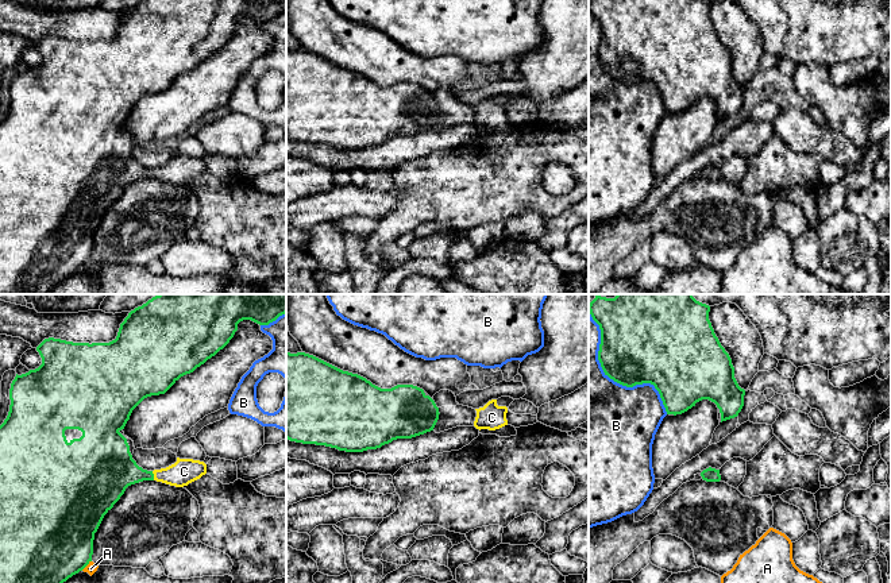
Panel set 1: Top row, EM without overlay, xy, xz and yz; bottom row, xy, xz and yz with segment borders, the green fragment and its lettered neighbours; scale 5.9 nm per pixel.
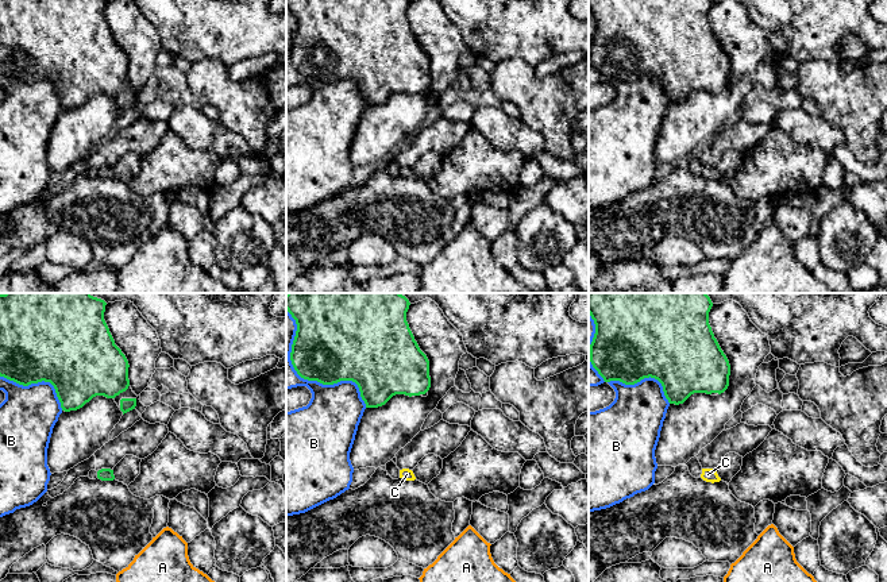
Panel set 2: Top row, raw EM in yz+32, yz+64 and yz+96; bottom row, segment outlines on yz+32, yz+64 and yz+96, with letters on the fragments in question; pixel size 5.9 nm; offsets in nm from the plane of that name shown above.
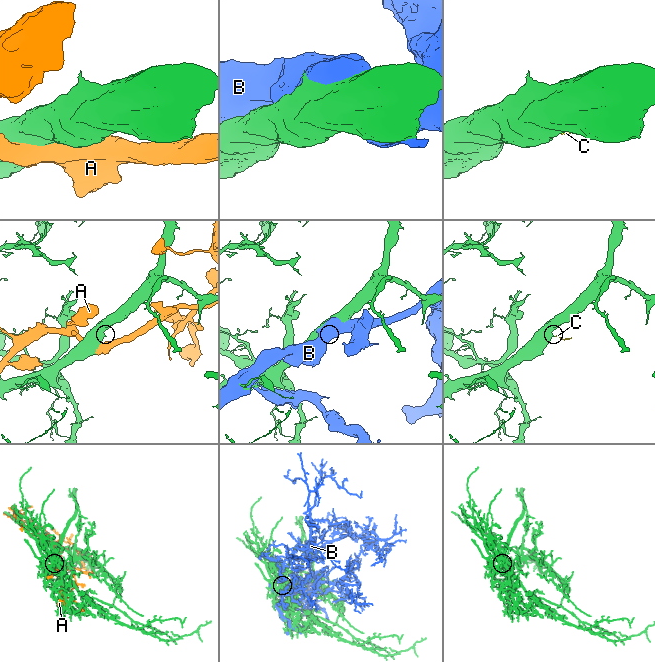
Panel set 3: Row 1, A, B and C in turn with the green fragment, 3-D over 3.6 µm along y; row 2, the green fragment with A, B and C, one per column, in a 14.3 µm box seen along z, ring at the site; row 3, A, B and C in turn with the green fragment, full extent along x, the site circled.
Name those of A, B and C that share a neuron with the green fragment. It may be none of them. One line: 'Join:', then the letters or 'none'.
Join: C

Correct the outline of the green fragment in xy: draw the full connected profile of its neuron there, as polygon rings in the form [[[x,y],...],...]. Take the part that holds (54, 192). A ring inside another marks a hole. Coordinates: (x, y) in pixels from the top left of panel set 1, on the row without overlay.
[[[146,0],[128,11],[120,22],[117,34],[109,40],[73,40],[61,36],[45,36],[36,49],[42,62],[26,72],[15,74],[9,86],[9,109],[0,123],[0,294],[49,294],[63,279],[82,269],[93,252],[93,238],[104,213],[131,182],[143,178],[157,178],[176,185],[184,185],[207,171],[207,162],[193,157],[180,157],[166,166],[147,169],[132,157],[134,139],[123,127],[132,108],[147,94],[165,92],[181,74],[193,70],[208,57],[223,47],[238,28],[238,22],[251,18],[259,23],[269,23],[286,11],[286,0]]]

